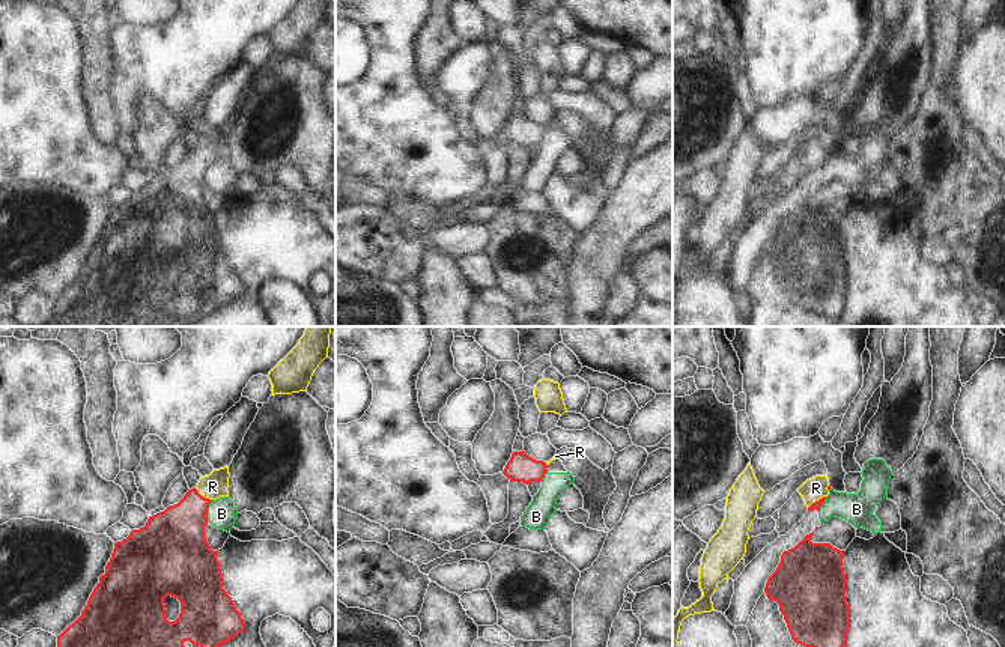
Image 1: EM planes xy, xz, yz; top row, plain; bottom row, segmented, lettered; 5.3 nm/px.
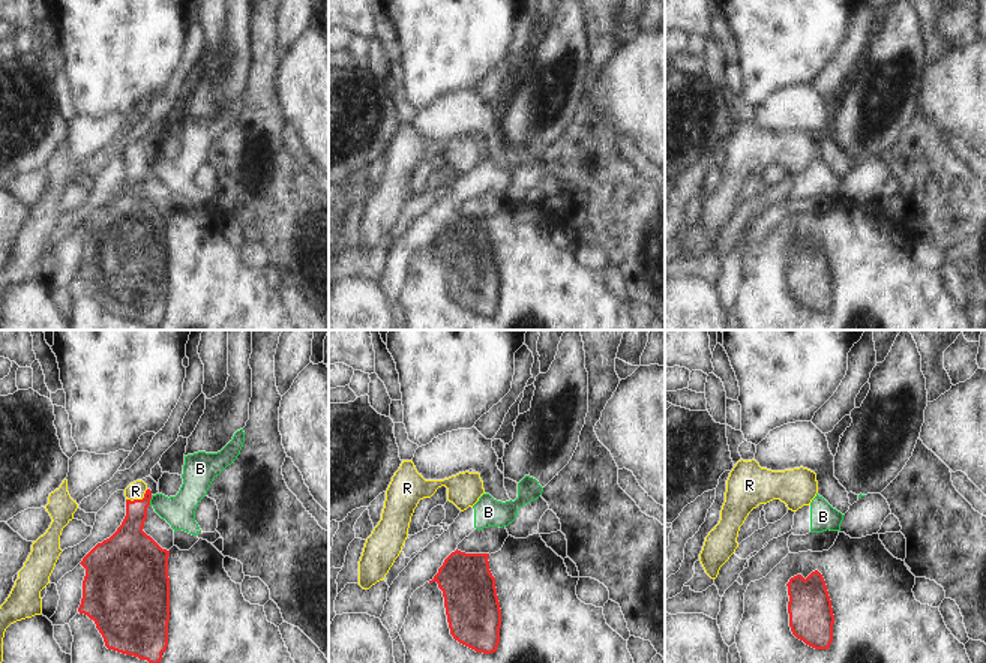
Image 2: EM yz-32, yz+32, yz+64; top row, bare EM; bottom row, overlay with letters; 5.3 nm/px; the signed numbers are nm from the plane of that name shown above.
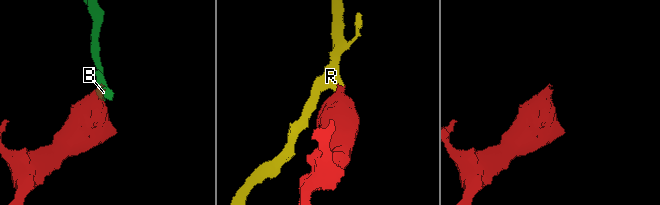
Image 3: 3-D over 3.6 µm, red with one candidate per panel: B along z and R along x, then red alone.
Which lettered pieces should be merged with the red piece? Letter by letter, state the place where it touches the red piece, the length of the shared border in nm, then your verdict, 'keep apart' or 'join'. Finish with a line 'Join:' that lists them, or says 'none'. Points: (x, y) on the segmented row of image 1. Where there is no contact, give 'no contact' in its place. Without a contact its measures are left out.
B: meets red in xy at (206, 510); contact 120 nm long; keep apart
R: meets red in yz at (819, 500); contact 120 nm long; join
Join: R

